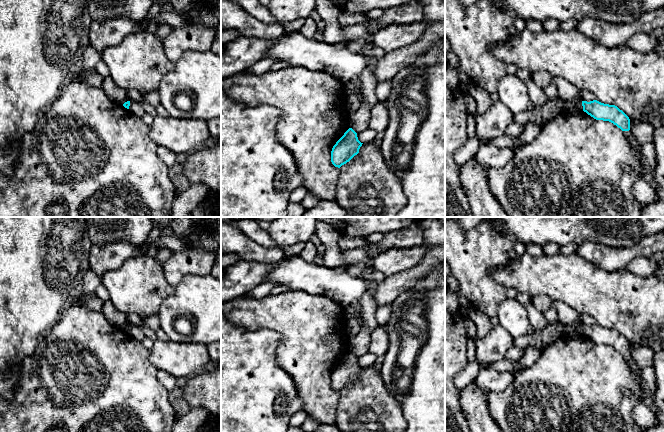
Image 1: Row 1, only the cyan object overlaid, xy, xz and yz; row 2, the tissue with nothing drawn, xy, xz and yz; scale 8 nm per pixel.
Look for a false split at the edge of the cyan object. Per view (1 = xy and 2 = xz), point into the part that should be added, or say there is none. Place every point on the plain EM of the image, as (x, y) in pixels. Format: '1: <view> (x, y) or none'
1: none
2: none

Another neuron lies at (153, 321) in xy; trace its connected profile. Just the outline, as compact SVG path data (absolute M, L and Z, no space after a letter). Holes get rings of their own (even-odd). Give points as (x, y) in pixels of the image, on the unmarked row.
M158 314L149 317L141 317L143 322L150 327L154 332L160 329L160 319Z

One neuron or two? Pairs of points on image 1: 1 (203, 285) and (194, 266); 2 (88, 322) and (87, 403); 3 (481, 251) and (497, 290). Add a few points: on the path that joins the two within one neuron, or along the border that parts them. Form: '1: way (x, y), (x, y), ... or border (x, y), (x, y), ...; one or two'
1: border (209, 273), (185, 275), (177, 285); two
2: way (87, 342), (87, 383); one
3: way (481, 261), (481, 275), (487, 281); one

